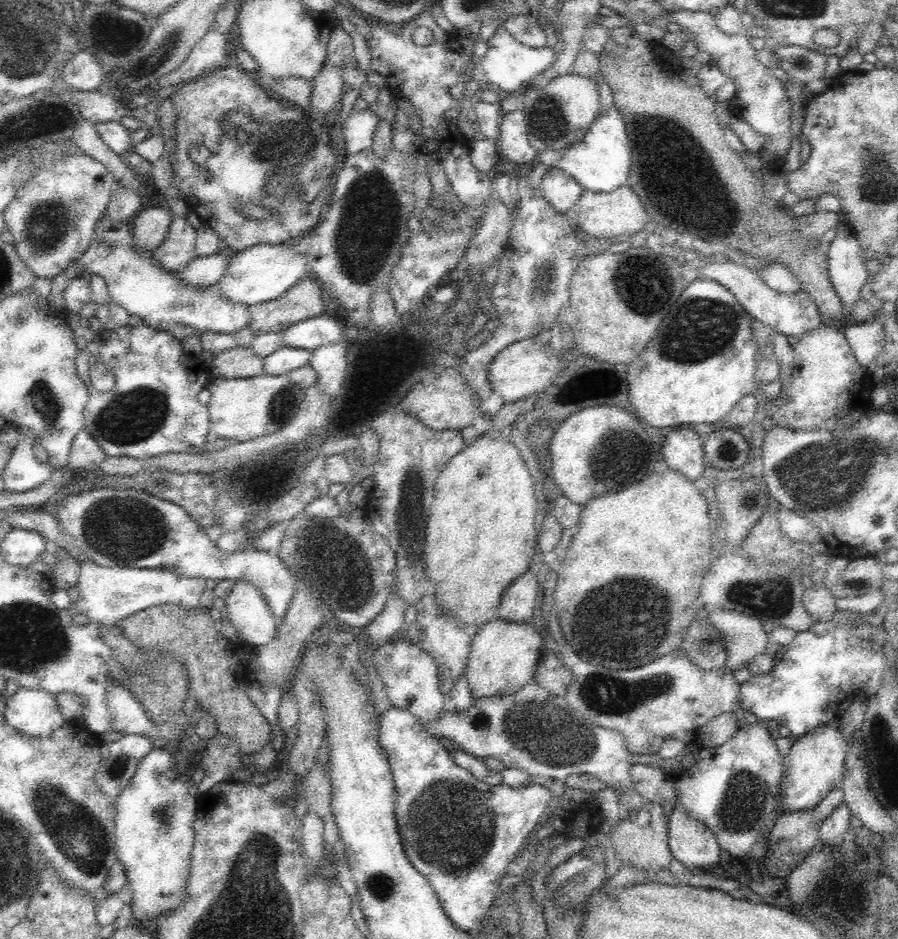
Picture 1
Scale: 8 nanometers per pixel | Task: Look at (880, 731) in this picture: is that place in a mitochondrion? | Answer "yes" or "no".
yes

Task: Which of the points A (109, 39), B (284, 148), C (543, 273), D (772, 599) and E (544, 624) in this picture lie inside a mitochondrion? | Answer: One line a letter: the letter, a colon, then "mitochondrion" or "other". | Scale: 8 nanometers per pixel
A: mitochondrion
B: mitochondrion
C: mitochondrion
D: mitochondrion
E: other

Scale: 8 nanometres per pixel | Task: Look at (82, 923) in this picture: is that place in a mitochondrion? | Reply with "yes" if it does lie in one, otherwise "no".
no

